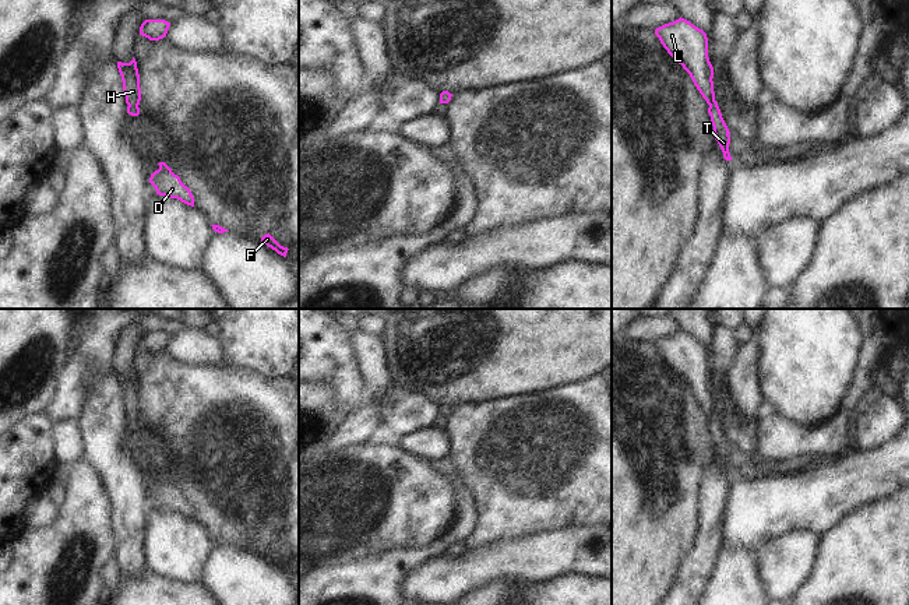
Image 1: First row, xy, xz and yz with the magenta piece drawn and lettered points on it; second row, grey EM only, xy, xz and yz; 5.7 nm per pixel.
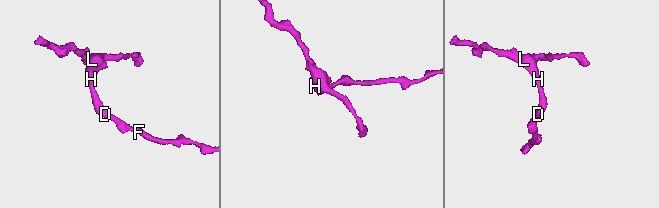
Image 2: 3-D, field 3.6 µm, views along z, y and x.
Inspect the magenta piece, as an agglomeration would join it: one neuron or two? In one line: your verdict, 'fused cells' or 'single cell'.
single cell

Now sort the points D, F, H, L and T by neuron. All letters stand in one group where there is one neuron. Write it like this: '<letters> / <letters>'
D F H L T

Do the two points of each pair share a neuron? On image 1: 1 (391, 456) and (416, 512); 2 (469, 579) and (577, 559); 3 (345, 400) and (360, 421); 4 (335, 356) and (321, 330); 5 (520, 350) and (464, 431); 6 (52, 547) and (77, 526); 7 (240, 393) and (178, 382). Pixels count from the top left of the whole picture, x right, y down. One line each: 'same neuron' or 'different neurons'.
1: same neuron
2: same neuron
3: different neurons
4: same neuron
5: different neurons
6: same neuron
7: same neuron

